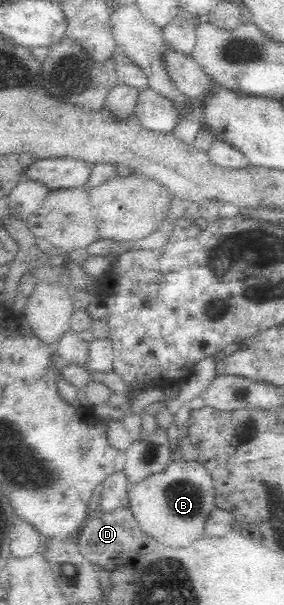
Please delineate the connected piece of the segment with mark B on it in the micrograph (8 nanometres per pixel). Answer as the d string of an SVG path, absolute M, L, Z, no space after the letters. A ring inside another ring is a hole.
M175 459L161 471L128 484L125 504L139 520L141 529L169 545L185 545L203 531L203 519L213 507L213 479L205 463L196 459Z

